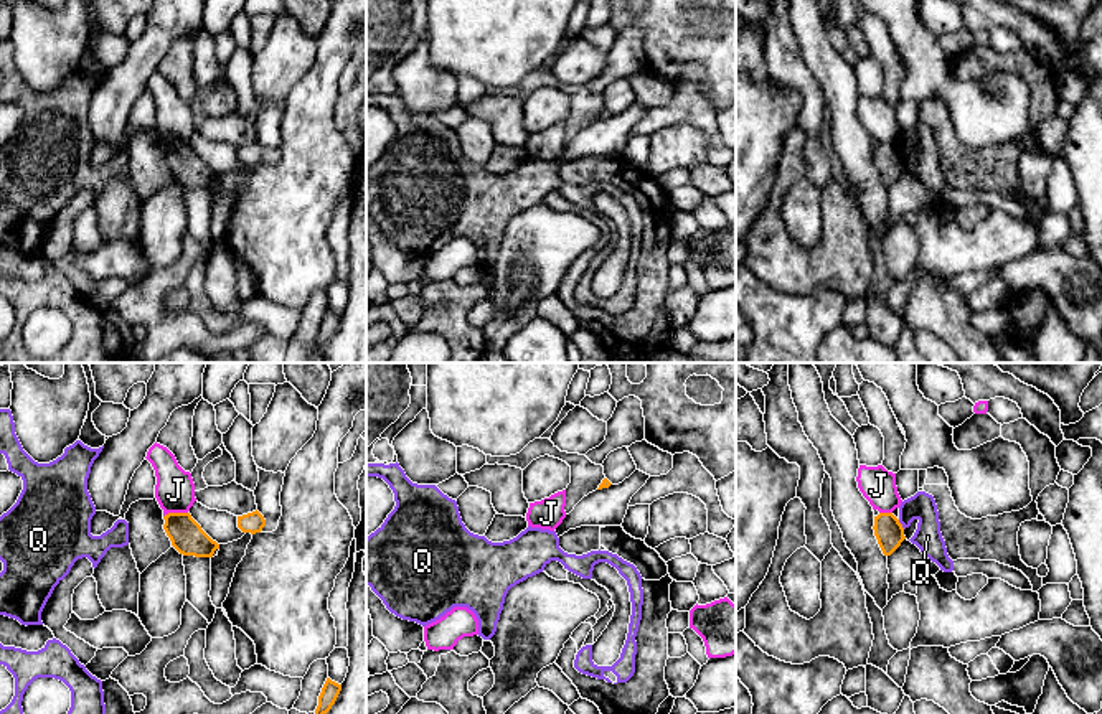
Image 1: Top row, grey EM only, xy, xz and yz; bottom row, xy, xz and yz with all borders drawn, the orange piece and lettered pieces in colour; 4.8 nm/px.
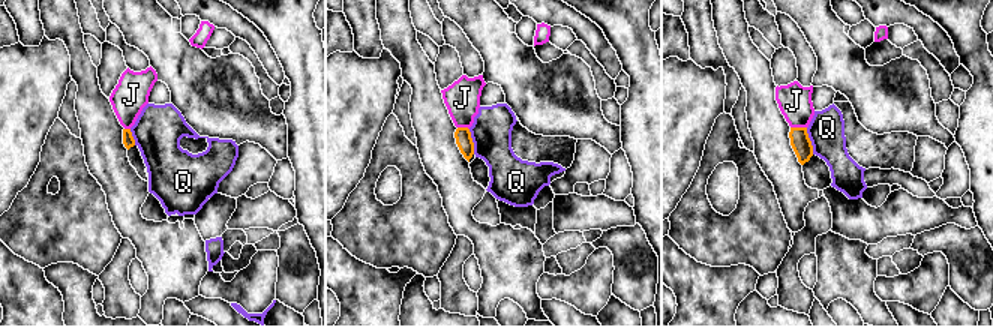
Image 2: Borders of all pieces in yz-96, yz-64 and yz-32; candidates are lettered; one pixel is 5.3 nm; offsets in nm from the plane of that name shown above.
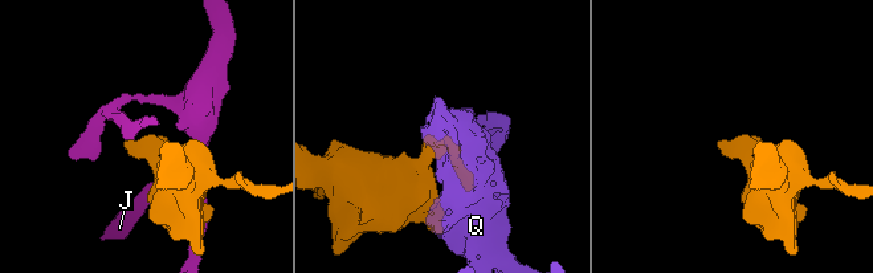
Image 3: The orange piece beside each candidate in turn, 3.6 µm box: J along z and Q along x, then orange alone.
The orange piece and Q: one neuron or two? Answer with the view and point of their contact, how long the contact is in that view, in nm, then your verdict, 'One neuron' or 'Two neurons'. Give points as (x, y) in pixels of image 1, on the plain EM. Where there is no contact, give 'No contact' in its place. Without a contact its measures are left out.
Touches orange at yz (901, 155). Shared border 60 nm. Two neurons

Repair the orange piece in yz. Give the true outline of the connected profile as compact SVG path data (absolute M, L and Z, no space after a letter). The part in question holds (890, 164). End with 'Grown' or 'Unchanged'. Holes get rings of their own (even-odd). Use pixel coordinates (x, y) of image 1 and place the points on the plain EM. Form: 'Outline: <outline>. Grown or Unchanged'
Outline: M892 143L874 147L873 160L884 186L891 186L906 170L904 158Z. Unchanged

